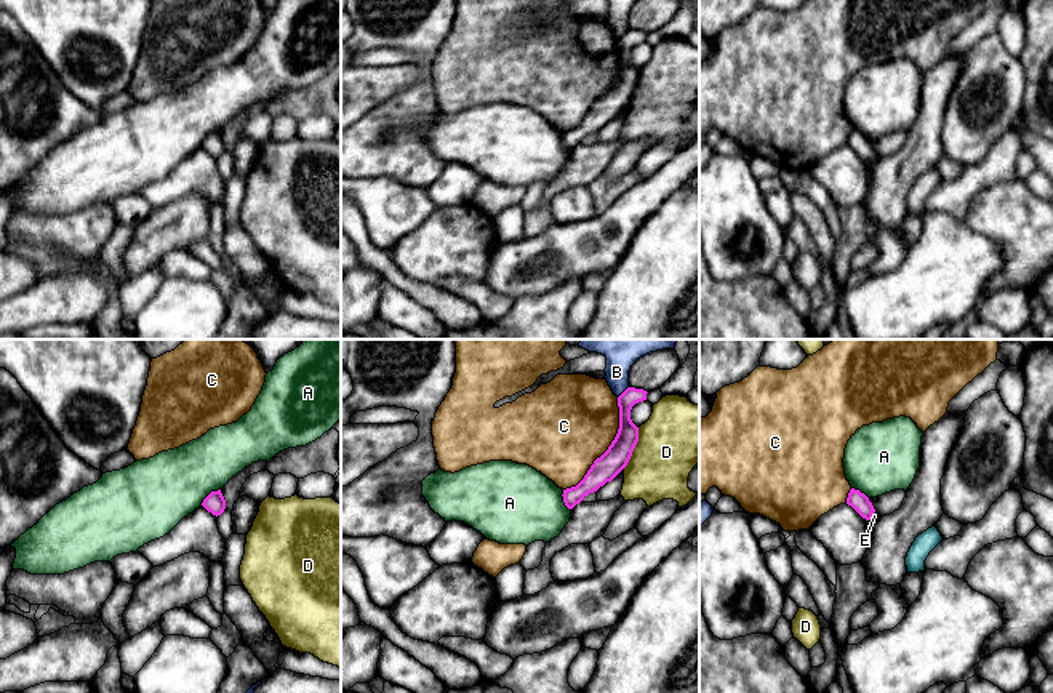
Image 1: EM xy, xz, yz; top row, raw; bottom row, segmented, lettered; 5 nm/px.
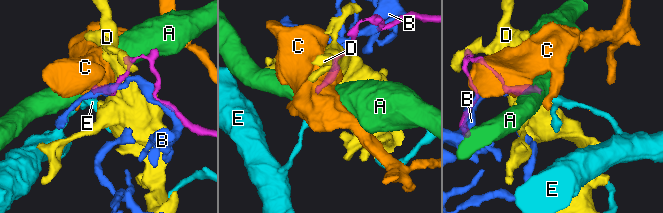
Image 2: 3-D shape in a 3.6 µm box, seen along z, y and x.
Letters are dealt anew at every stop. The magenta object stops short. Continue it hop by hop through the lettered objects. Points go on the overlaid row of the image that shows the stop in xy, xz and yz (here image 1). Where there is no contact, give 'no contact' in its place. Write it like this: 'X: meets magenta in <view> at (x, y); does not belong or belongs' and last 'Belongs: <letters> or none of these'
A: meets magenta in xy at (208, 495); does not belong
B: meets magenta in xz at (623, 392); does not belong
C: meets magenta in xz at (608, 447); does not belong
D: meets magenta in xz at (634, 447); does not belong
E: meets magenta in yz at (871, 516); belongs
Belongs: E

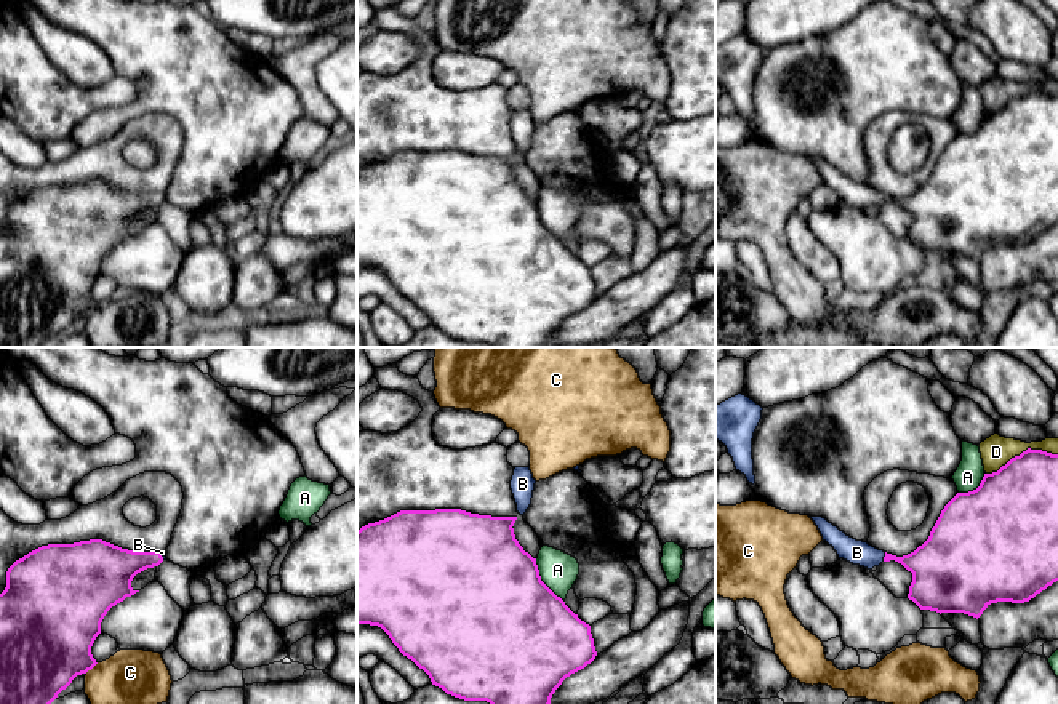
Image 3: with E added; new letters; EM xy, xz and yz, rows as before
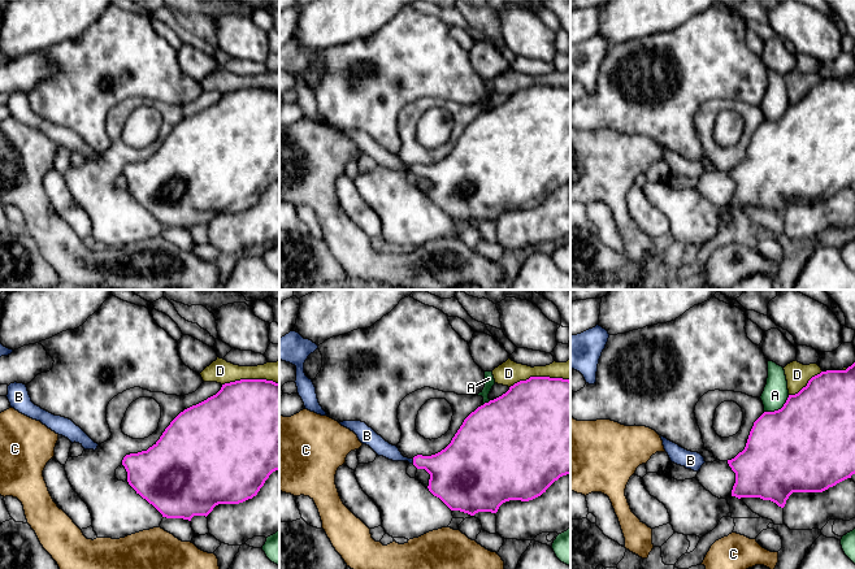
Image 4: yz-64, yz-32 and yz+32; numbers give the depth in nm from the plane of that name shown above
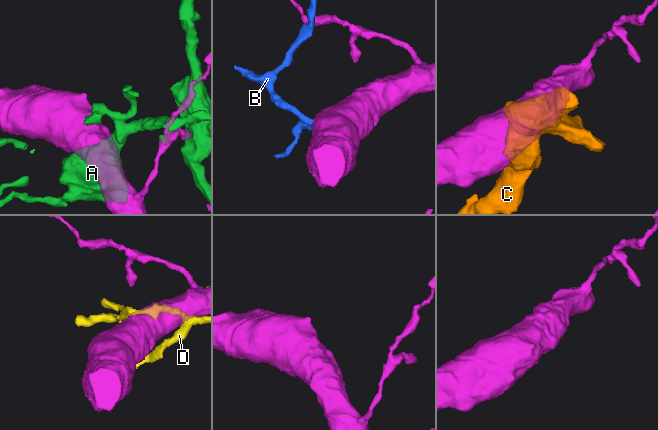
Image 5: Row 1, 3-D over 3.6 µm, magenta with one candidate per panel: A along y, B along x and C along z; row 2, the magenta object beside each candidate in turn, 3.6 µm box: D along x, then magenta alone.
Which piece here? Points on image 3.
A: meets magenta in xz at (541, 581); does not belong
B: meets magenta in yz at (884, 557); belongs
C: meets magenta in xy at (92, 668); does not belong
D: meets magenta in yz at (1023, 452); does not belong
Belongs: B

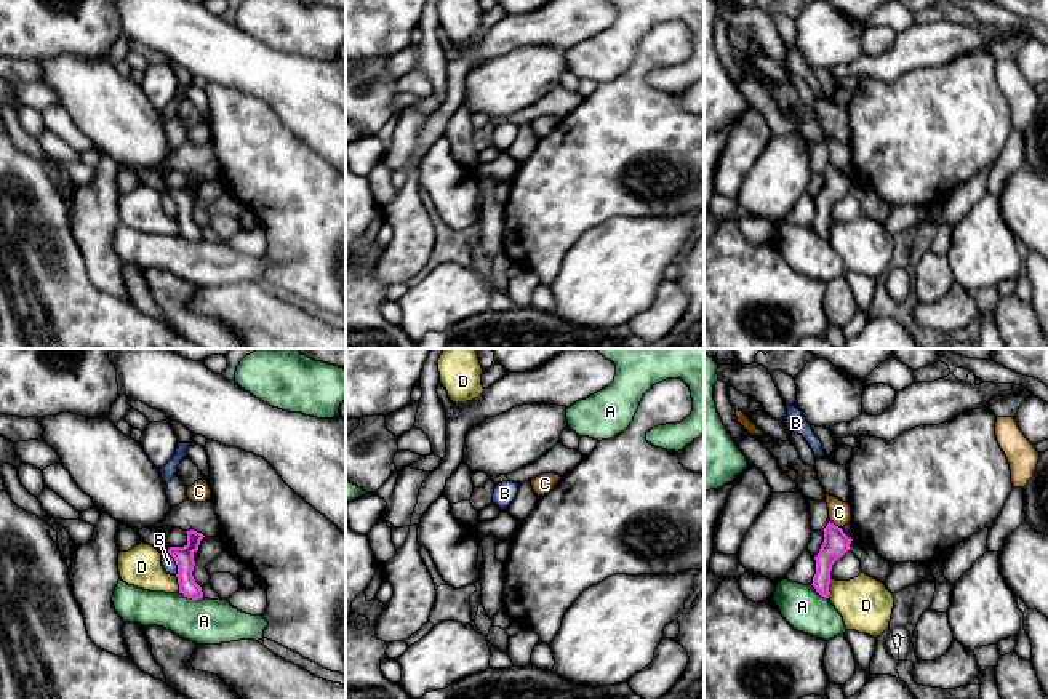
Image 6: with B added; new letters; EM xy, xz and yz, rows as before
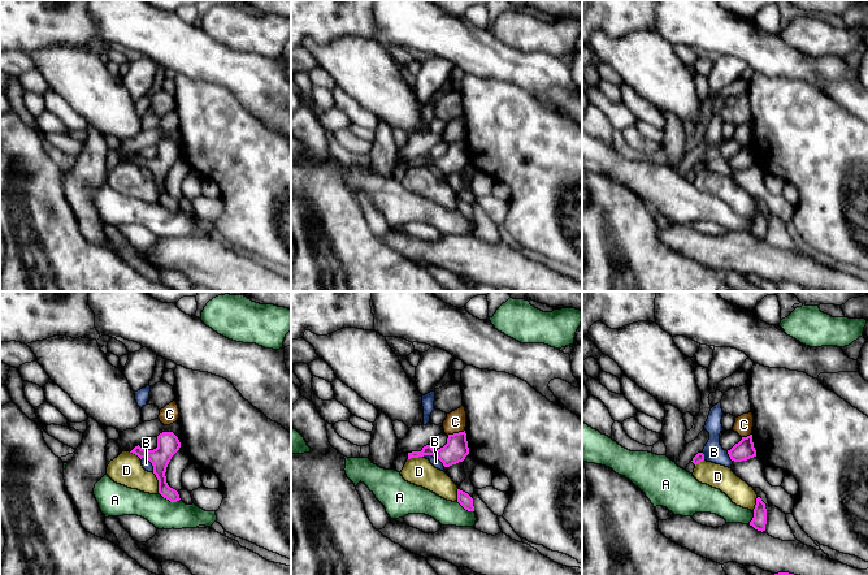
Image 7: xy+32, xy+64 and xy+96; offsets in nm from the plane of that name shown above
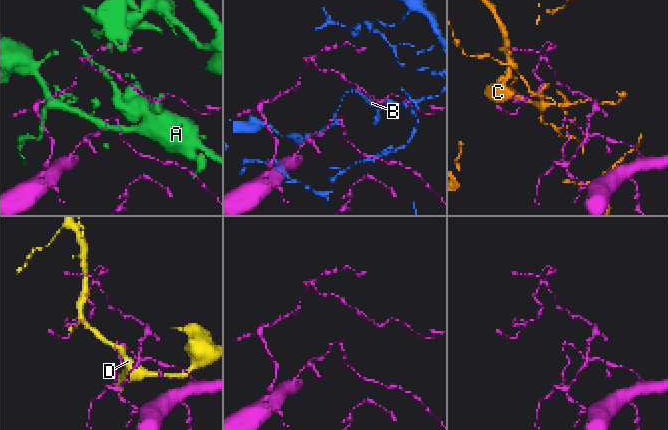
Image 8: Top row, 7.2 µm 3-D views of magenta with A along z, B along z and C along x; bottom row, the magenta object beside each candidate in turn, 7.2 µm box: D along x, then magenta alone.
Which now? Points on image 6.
A: meets magenta in xy at (191, 597); does not belong
B: meets magenta in xy at (176, 563); does not belong
C: meets magenta in yz at (834, 525); does not belong
D: meets magenta in yz at (828, 589); does not belong
Belongs: none of these

